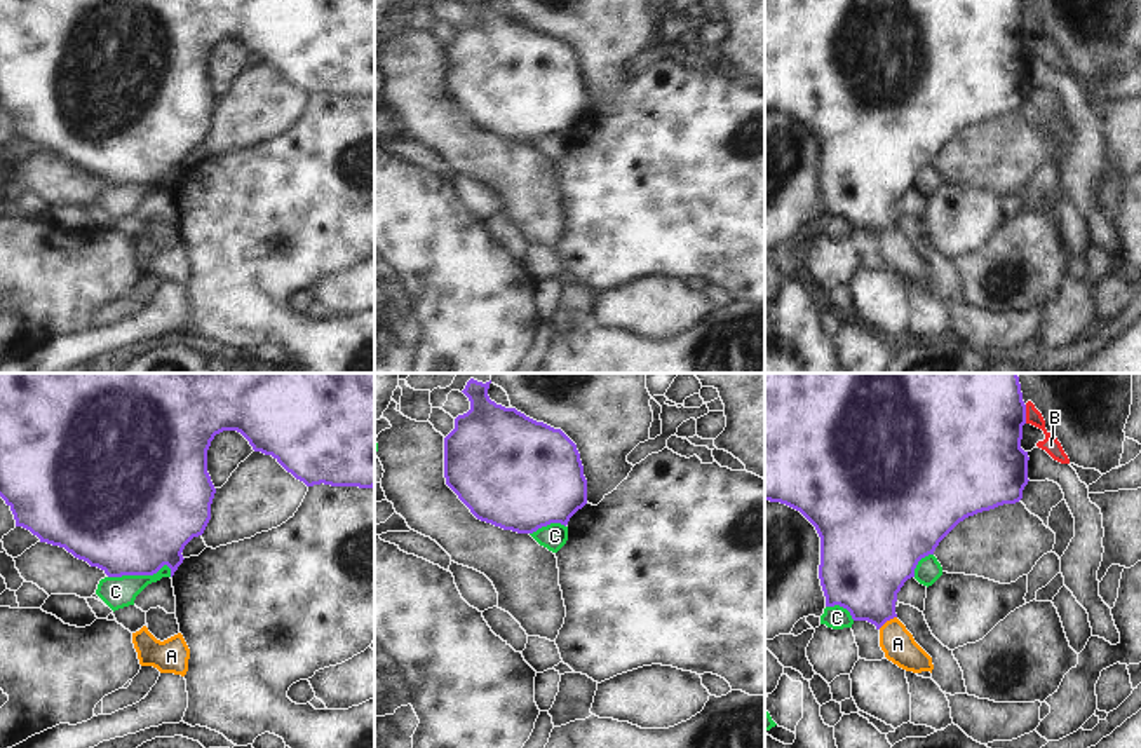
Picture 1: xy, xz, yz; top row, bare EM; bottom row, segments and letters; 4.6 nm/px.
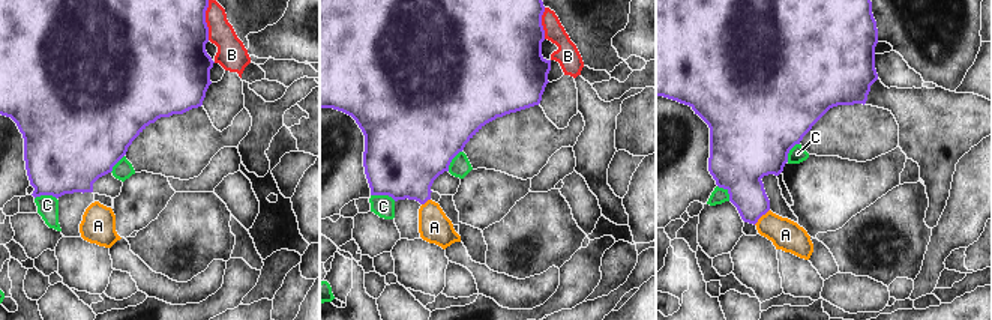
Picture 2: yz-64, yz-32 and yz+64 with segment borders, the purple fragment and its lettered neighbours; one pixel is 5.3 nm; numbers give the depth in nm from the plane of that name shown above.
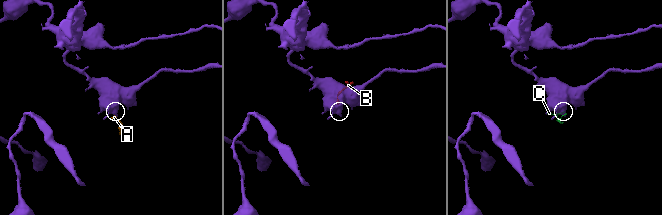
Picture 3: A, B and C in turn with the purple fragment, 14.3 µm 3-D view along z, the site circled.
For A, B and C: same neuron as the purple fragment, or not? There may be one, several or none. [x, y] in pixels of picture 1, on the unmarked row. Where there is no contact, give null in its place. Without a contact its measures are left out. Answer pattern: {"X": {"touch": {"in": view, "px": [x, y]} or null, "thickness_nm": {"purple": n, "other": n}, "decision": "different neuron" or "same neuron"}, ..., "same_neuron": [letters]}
{"A": {"touch": {"in": "yz", "px": [887, 229]}, "thickness_nm": {"purple": 380, "other": 150}, "decision": "different neuron"}, "B": {"touch": {"in": "yz", "px": [1025, 23]}, "thickness_nm": {"purple": 420, "other": 80}, "decision": "different neuron"}, "C": {"touch": {"in": "xy", "px": [140, 183]}, "thickness_nm": {"purple": 500, "other": 140}, "decision": "different neuron"}, "same_neuron": []}

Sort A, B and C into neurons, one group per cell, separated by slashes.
A / B / C

